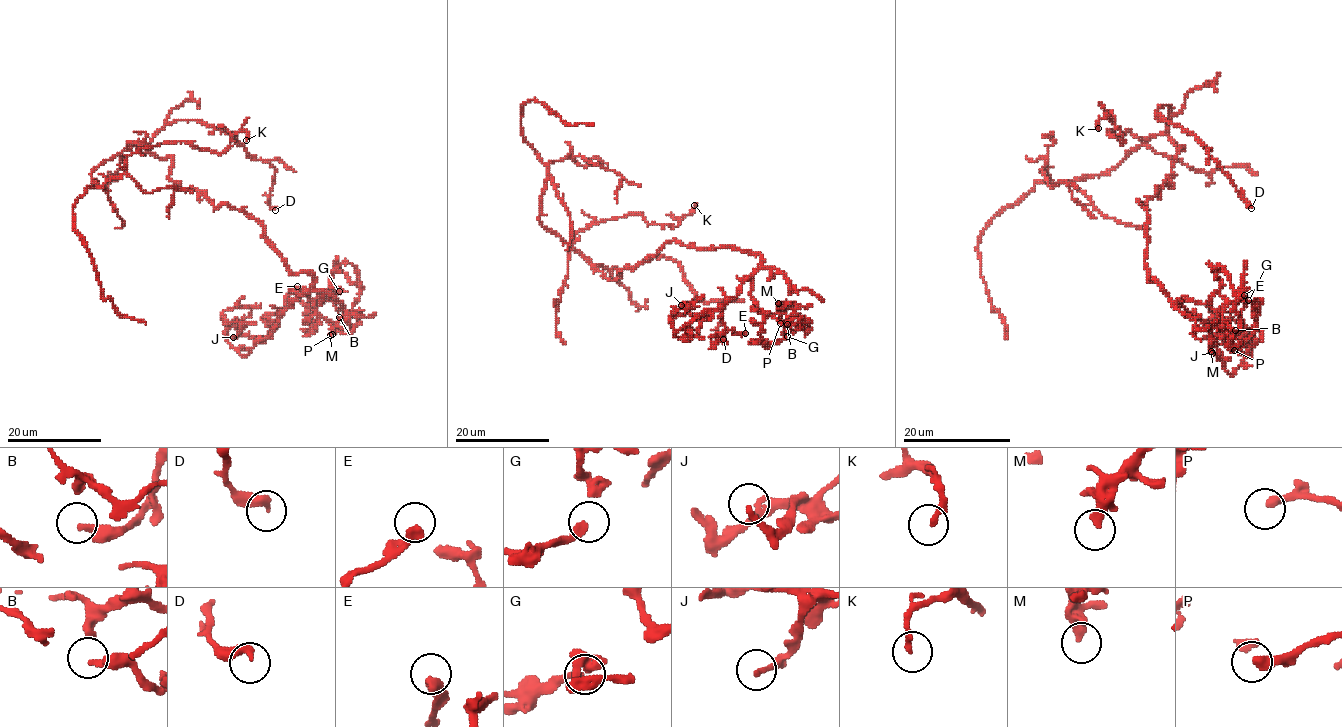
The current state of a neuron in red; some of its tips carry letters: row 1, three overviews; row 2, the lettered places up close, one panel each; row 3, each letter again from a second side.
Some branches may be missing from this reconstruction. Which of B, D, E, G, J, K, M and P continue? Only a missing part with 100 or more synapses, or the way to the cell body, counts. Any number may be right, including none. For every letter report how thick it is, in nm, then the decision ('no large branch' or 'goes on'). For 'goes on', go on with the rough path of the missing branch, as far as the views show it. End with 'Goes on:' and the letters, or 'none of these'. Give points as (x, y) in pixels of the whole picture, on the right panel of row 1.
B: 200 nm | no large branch
D: 320 nm | no large branch
E: 380 nm | no large branch
G: 180 nm | no large branch
J: 190 nm | no large branch
K: 180 nm | no large branch
M: 340 nm | no large branch
P: 320 nm | no large branch
Goes on: none of these

